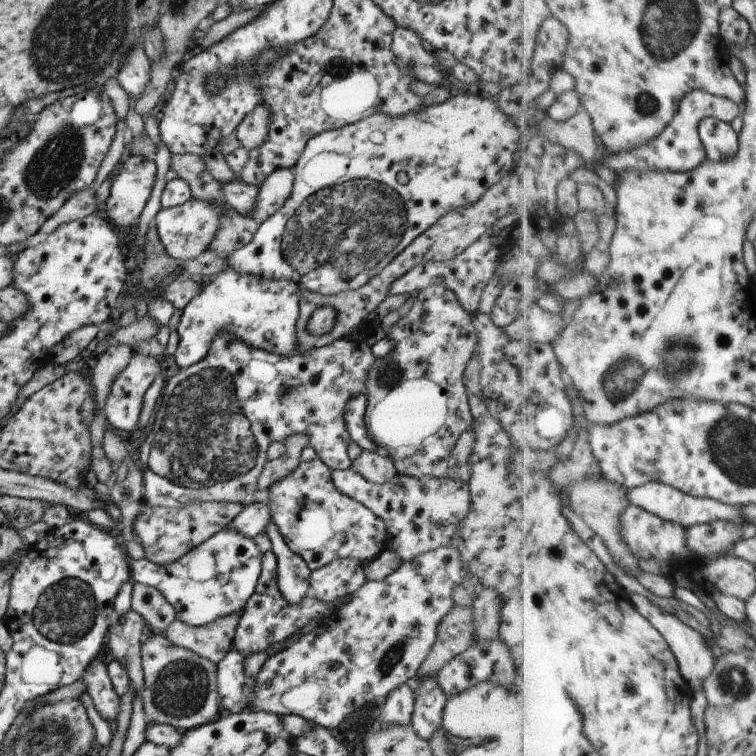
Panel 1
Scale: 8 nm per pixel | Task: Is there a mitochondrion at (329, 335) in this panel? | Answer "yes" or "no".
no

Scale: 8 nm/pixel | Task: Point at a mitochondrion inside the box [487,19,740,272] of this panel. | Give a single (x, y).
(647, 105)

